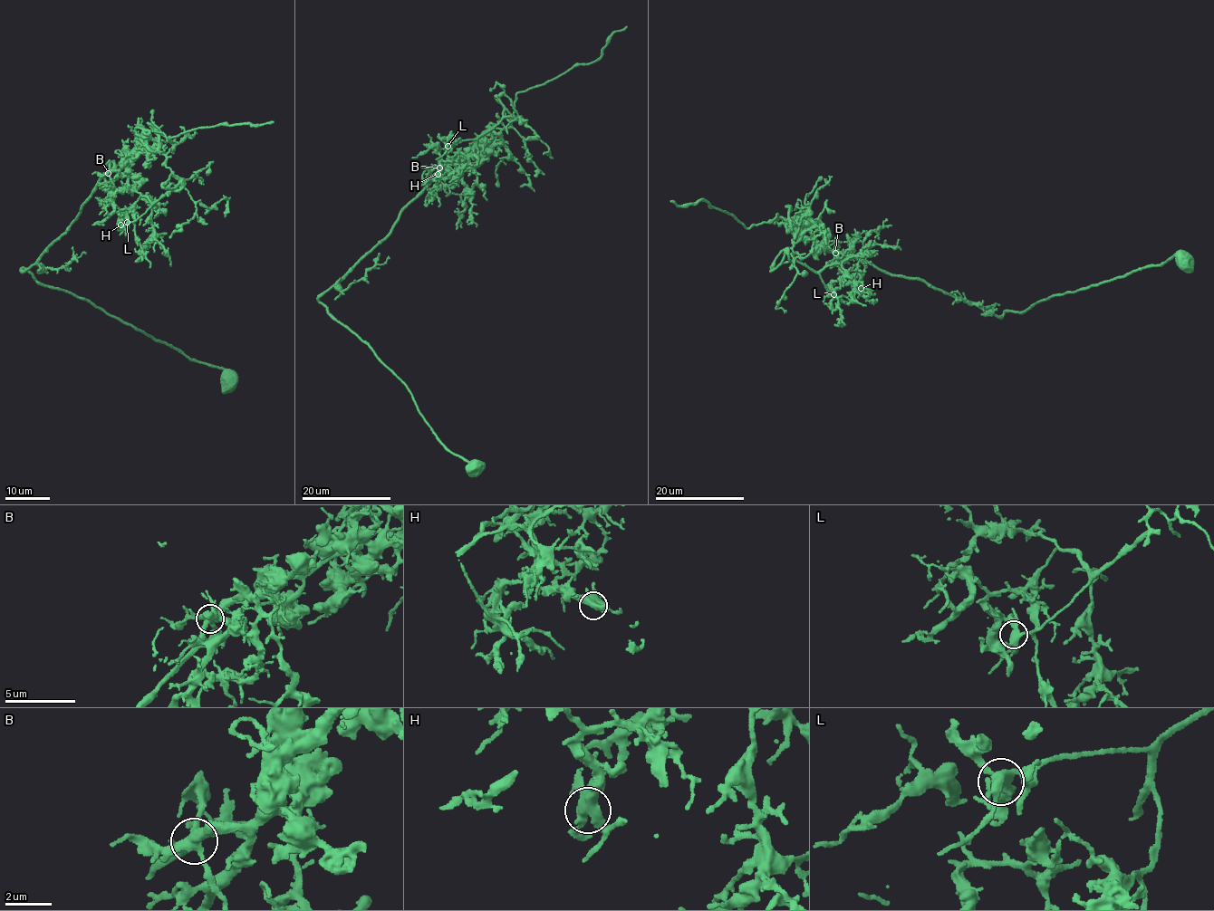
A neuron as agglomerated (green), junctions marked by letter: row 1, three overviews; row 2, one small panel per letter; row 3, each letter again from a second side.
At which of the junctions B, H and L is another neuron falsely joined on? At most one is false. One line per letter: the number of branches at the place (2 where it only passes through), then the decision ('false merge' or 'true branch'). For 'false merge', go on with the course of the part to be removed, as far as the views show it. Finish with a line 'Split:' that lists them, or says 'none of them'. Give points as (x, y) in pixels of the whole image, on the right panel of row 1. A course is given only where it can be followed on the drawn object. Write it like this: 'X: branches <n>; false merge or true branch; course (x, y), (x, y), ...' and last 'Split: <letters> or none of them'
B: branches 5; false merge; course (835, 252), (842, 262), (844, 256), (817, 272), (794, 254), (792, 240), (809, 209), (806, 196), (822, 177)
H: branches 5; true branch
L: branches 5; true branch
Split: B

